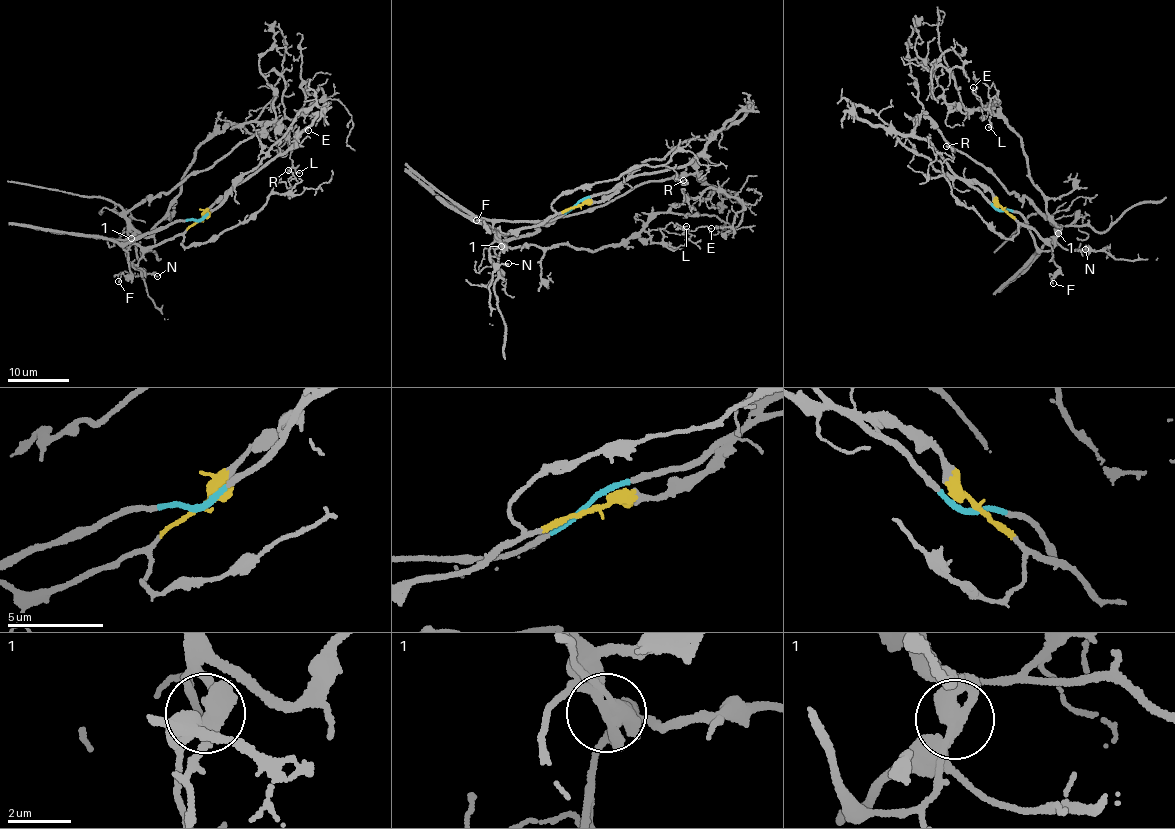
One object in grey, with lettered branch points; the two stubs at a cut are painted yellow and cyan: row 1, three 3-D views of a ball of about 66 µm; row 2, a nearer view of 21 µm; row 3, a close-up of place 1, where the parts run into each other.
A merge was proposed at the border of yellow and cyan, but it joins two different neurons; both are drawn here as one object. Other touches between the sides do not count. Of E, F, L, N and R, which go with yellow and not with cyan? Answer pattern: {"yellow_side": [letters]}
{"yellow_side": ["E", "L", "N", "R"]}

